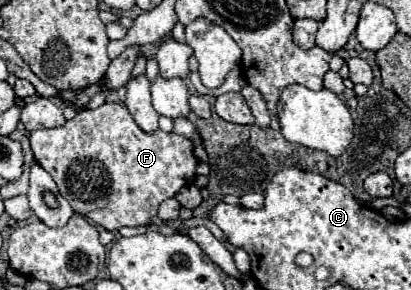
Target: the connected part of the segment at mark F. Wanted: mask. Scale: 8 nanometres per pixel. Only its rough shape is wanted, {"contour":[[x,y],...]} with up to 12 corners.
{"contour":[[104,102],[34,130],[72,210],[154,224],[196,178],[188,138]]}

